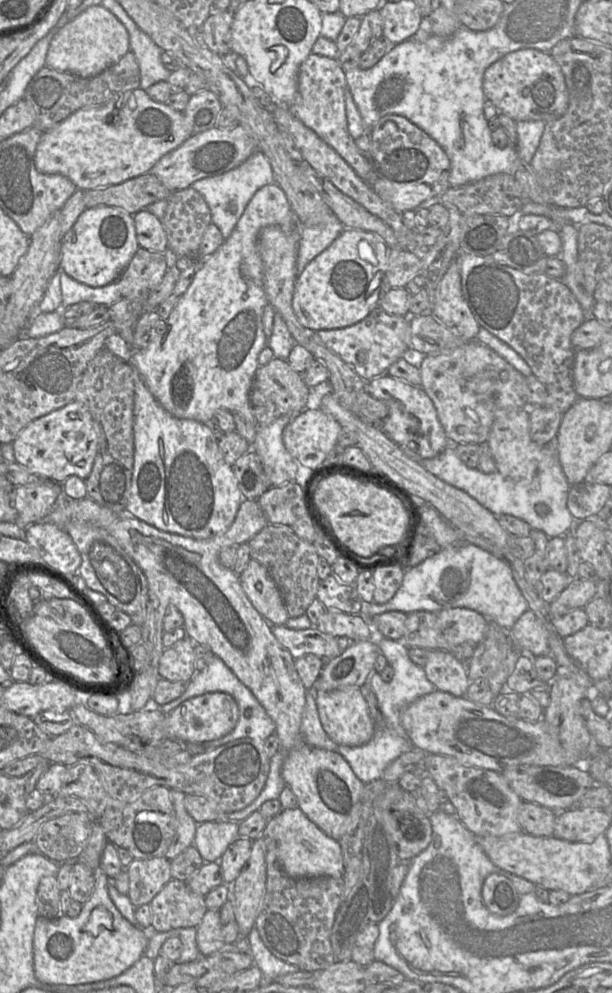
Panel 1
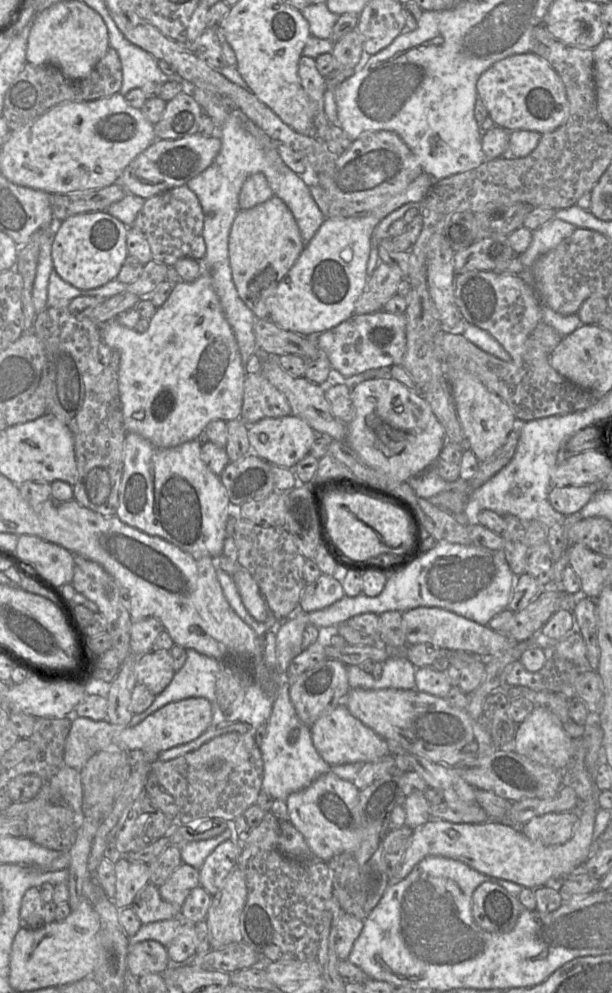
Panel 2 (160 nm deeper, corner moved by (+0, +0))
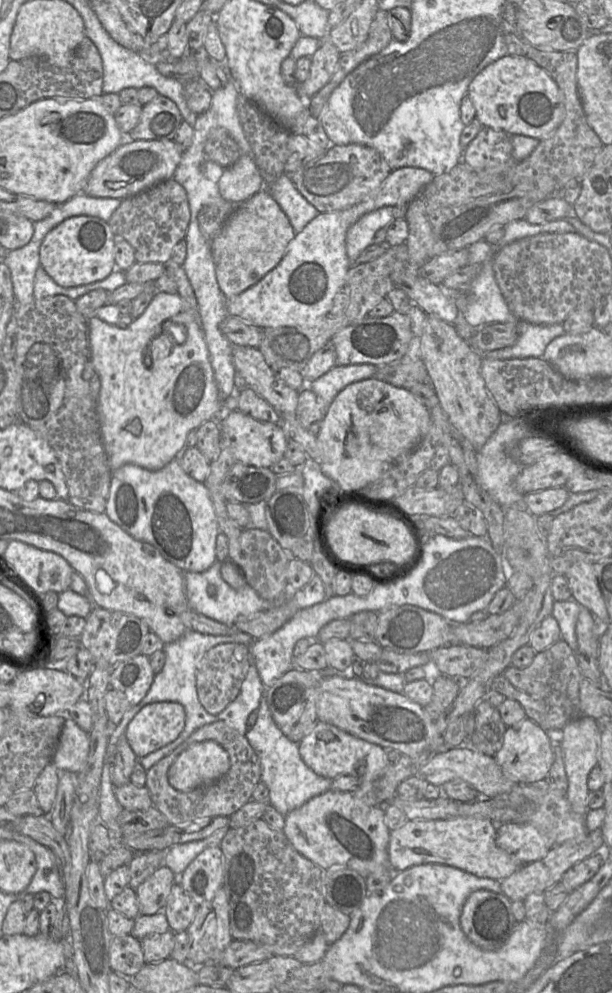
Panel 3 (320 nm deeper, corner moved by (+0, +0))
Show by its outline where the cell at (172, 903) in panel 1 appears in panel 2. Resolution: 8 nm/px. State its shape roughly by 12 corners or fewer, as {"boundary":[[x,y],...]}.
{"boundary":[[151,883],[130,907],[142,924],[179,918],[181,905],[163,900]]}

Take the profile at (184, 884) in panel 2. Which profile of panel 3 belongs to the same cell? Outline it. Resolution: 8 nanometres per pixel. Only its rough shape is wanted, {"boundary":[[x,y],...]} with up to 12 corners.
{"boundary":[[166,866],[136,889],[140,915],[163,912],[178,876]]}

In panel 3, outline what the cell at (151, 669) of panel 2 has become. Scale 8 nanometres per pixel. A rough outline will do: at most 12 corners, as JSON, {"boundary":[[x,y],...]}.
{"boundary":[[140,654],[111,668],[110,686],[131,706],[146,696],[154,676]]}

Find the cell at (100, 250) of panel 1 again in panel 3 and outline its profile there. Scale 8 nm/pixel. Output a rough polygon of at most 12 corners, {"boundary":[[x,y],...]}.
{"boundary":[[79,215],[44,237],[41,267],[62,287],[116,269],[107,221]]}

